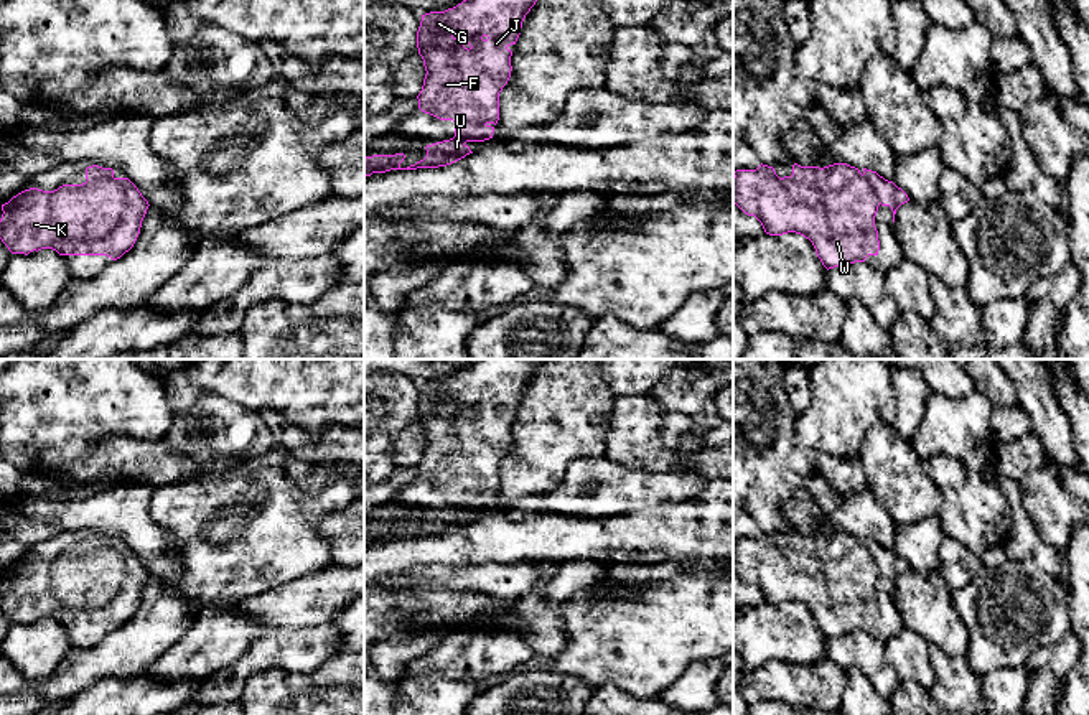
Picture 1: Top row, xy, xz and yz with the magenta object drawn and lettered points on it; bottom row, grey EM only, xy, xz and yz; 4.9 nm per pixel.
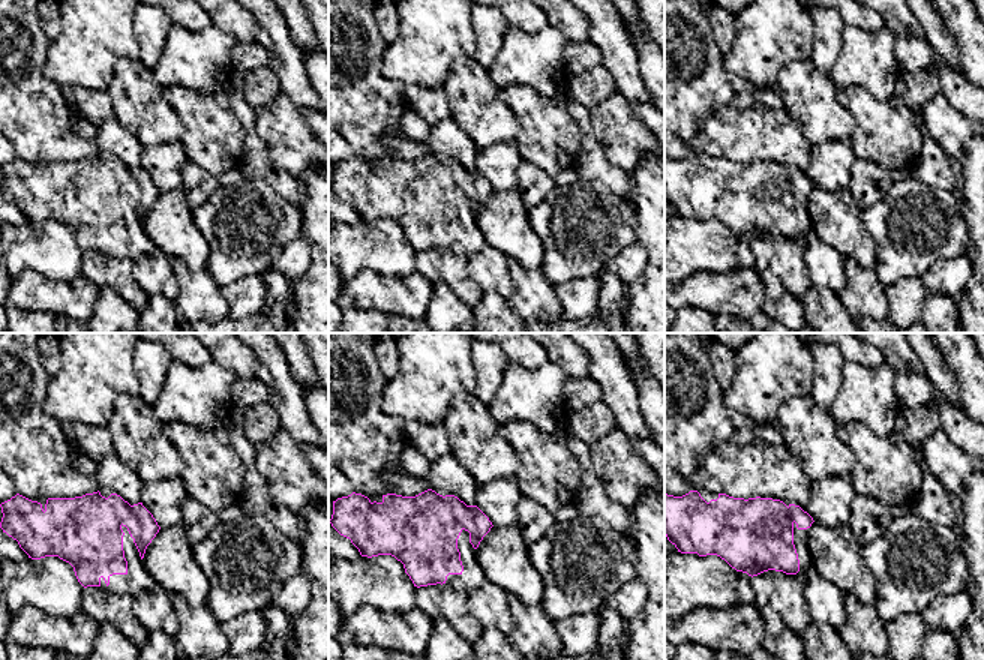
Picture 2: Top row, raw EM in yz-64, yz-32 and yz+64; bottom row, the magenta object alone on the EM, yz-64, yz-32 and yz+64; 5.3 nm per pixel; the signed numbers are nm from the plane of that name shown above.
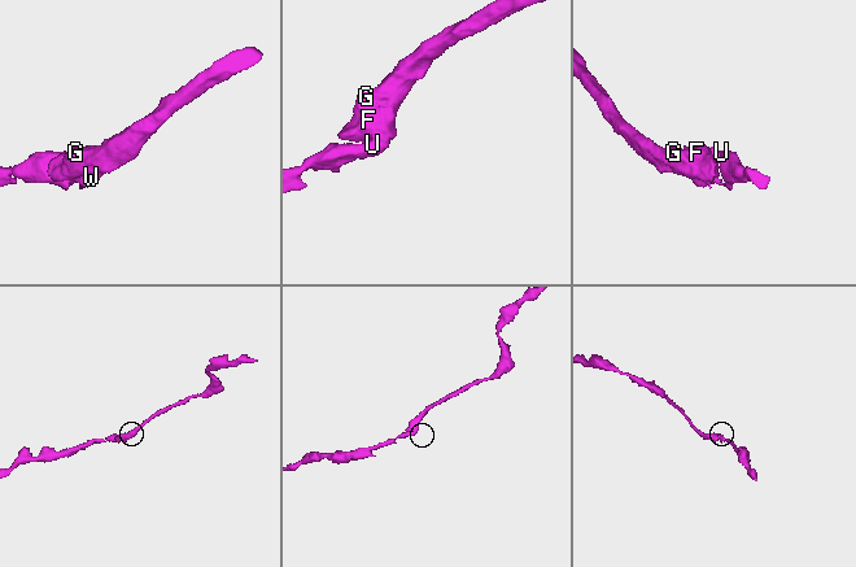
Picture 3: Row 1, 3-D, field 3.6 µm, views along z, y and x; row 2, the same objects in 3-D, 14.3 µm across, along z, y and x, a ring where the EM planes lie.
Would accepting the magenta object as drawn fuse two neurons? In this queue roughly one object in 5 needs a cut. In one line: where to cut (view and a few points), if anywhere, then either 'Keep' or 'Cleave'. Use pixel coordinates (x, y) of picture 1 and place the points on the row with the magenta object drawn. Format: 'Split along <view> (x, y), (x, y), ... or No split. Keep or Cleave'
No split. Keep

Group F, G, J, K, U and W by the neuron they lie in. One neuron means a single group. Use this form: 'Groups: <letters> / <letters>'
Groups: F G J K U W

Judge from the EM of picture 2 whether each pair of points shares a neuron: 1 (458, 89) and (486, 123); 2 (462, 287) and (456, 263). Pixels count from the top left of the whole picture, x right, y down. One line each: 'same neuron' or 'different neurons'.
1: same neuron
2: same neuron

